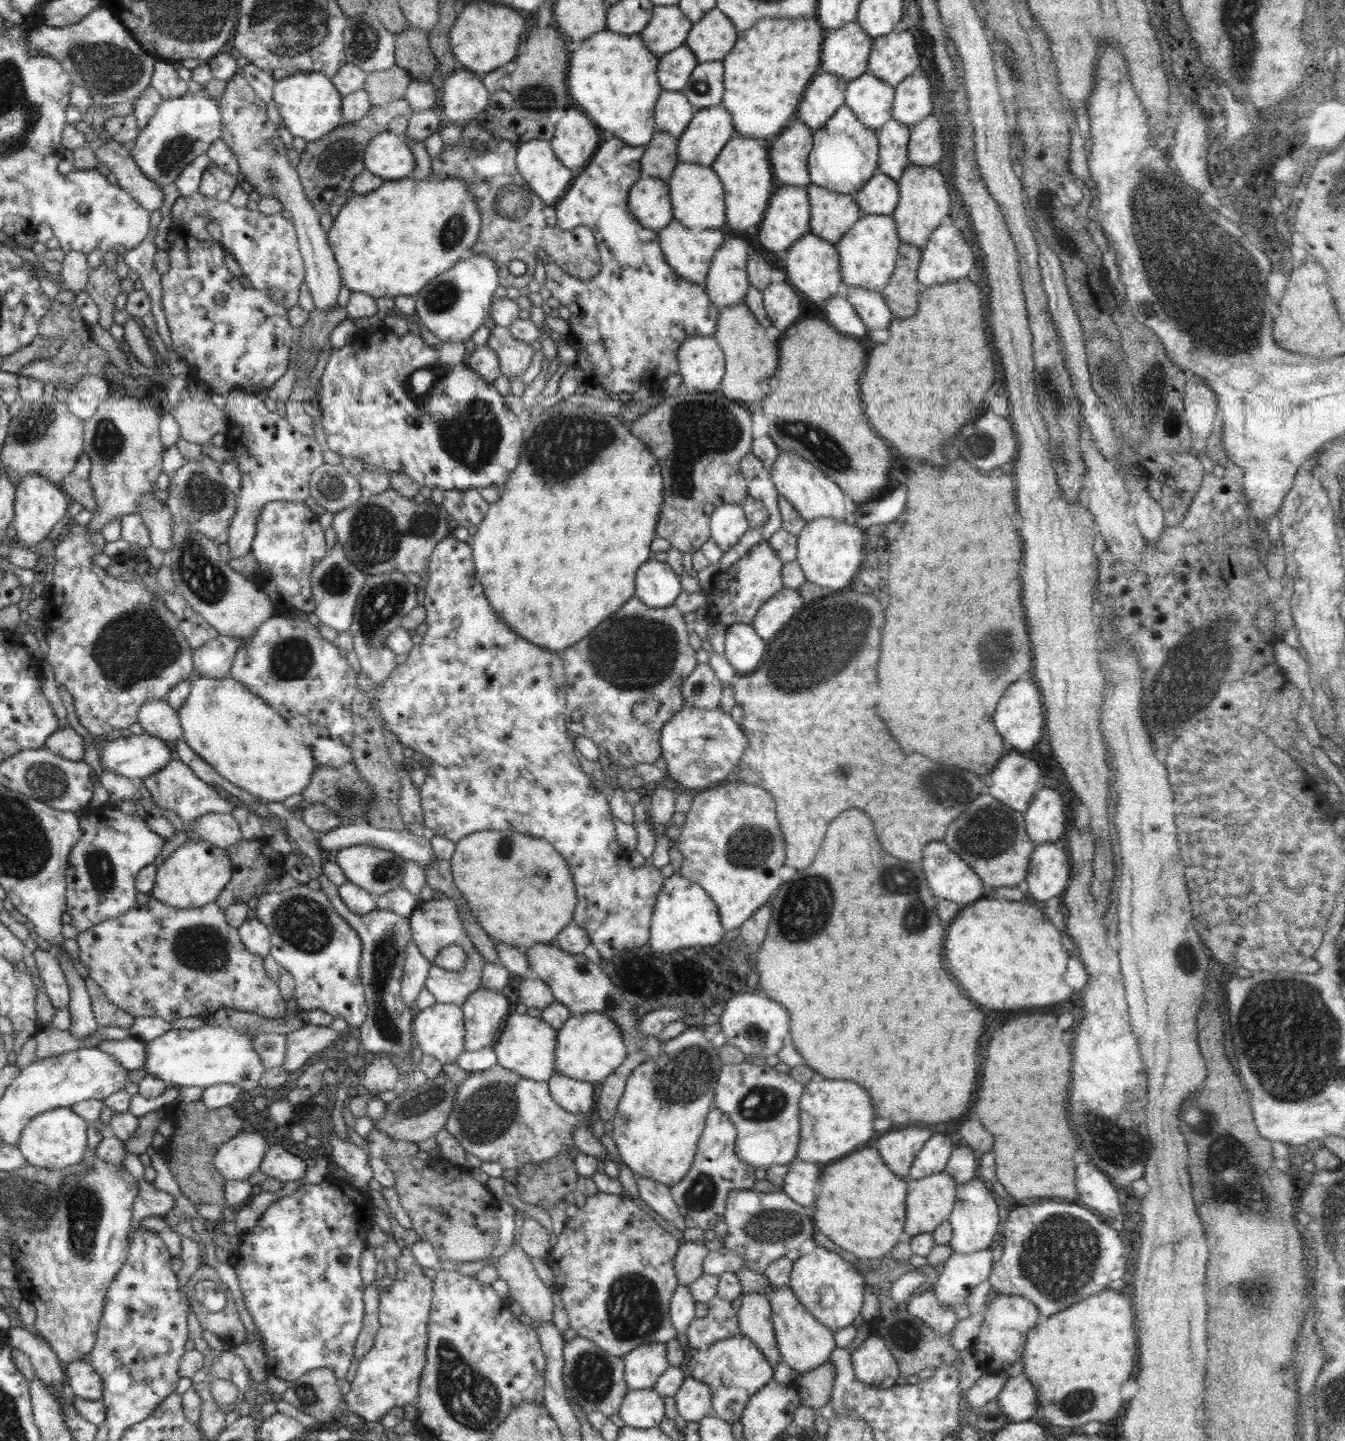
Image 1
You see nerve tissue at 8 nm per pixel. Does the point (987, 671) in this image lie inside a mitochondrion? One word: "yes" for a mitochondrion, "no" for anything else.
yes

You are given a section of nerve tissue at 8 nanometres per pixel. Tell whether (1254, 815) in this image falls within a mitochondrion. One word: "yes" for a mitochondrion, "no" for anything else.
yes

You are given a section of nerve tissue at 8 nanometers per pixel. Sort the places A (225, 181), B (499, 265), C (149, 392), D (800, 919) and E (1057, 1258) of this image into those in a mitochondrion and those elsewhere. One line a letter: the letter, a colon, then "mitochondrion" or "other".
A: other
B: other
C: other
D: mitochondrion
E: mitochondrion

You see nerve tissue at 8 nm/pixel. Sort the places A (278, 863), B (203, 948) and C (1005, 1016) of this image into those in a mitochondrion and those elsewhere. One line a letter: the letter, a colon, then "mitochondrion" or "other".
A: other
B: mitochondrion
C: other

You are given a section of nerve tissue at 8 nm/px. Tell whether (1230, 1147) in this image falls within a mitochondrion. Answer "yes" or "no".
no

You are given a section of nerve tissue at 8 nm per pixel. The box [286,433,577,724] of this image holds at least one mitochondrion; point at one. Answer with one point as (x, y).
(375, 534)

